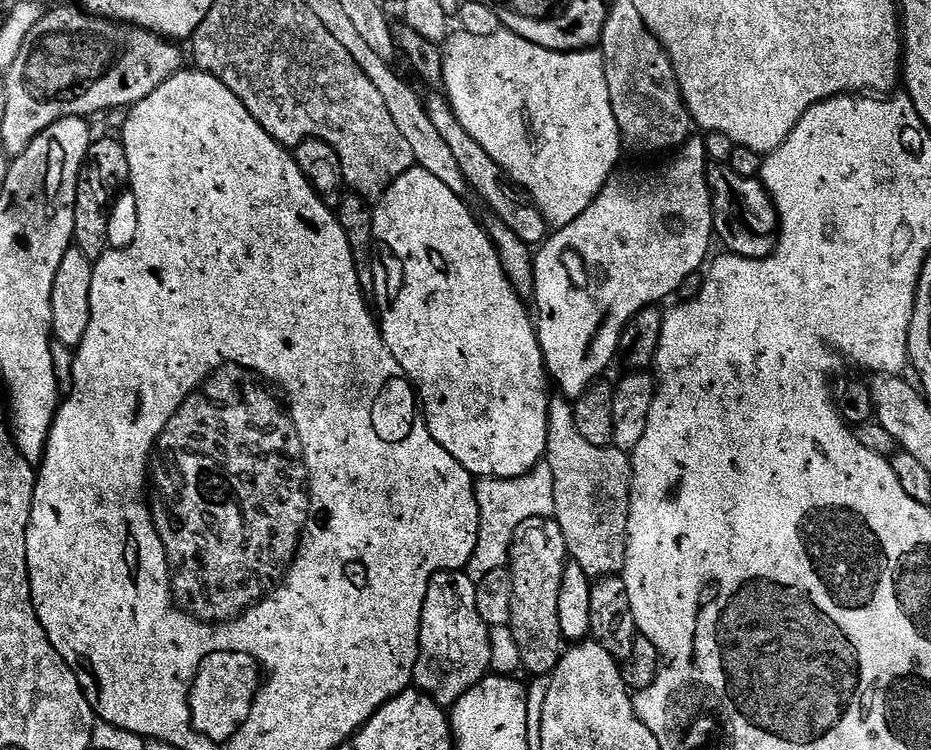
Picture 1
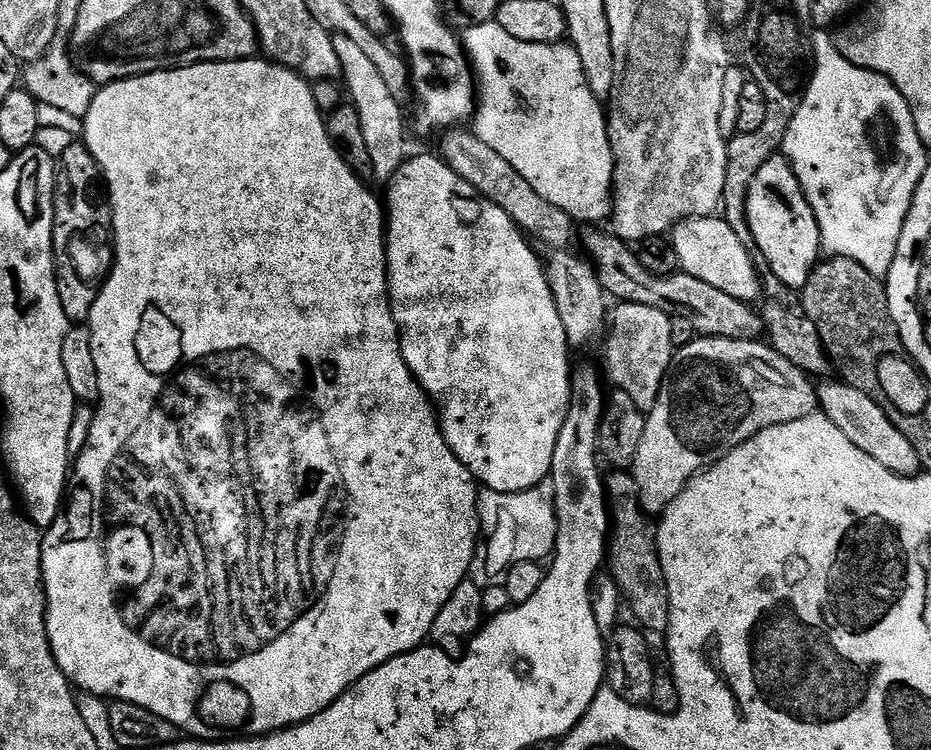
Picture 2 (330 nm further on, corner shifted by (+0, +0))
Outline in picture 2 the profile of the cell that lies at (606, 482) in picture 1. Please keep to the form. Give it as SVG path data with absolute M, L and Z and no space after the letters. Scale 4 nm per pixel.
M616 470L606 480L606 495L610 501L610 543L606 549L606 560L612 568L610 575L616 579L620 595L632 607L635 623L645 633L667 633L670 622L668 609L668 587L662 574L660 551L656 545L656 534L649 517L640 506L636 495L636 480L627 471Z

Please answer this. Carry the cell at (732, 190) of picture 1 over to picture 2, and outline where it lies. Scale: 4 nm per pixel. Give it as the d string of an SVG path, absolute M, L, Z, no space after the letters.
M783 155L771 156L766 166L754 174L748 191L748 225L752 231L751 243L764 255L769 270L776 275L773 277L785 289L802 290L822 256L820 231L814 210Z

